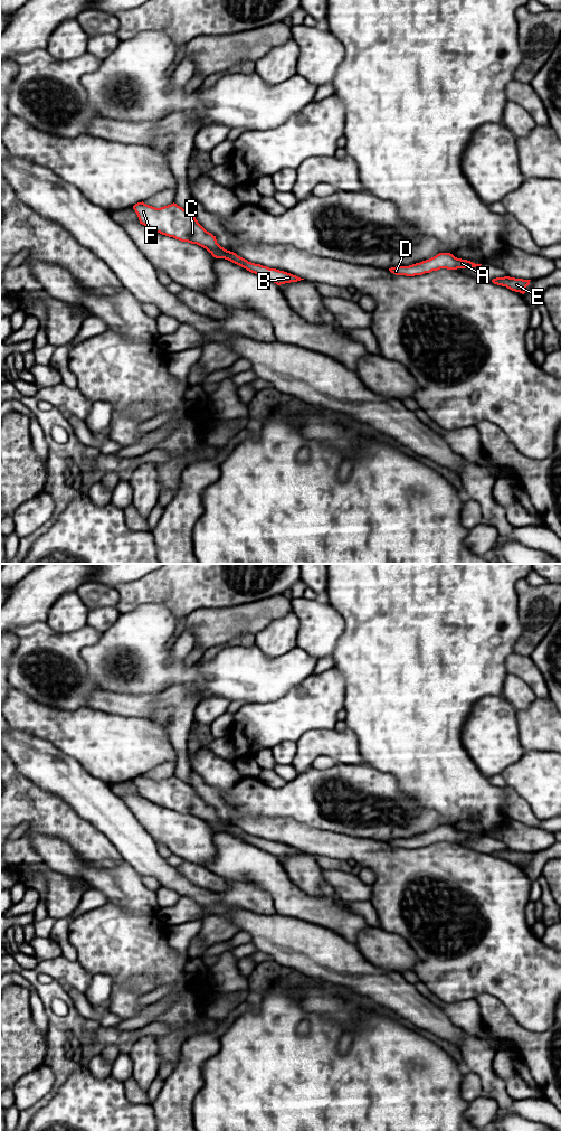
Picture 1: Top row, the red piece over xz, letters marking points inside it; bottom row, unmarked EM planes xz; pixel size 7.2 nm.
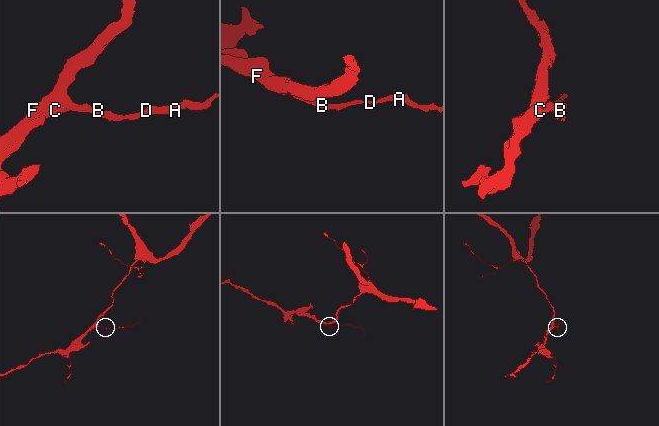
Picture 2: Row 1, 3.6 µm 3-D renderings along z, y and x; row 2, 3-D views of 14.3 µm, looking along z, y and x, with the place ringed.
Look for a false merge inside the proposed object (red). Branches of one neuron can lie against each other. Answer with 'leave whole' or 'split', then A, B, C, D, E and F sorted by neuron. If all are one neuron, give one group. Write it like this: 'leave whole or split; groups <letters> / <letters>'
leave whole; groups A B C D E F

